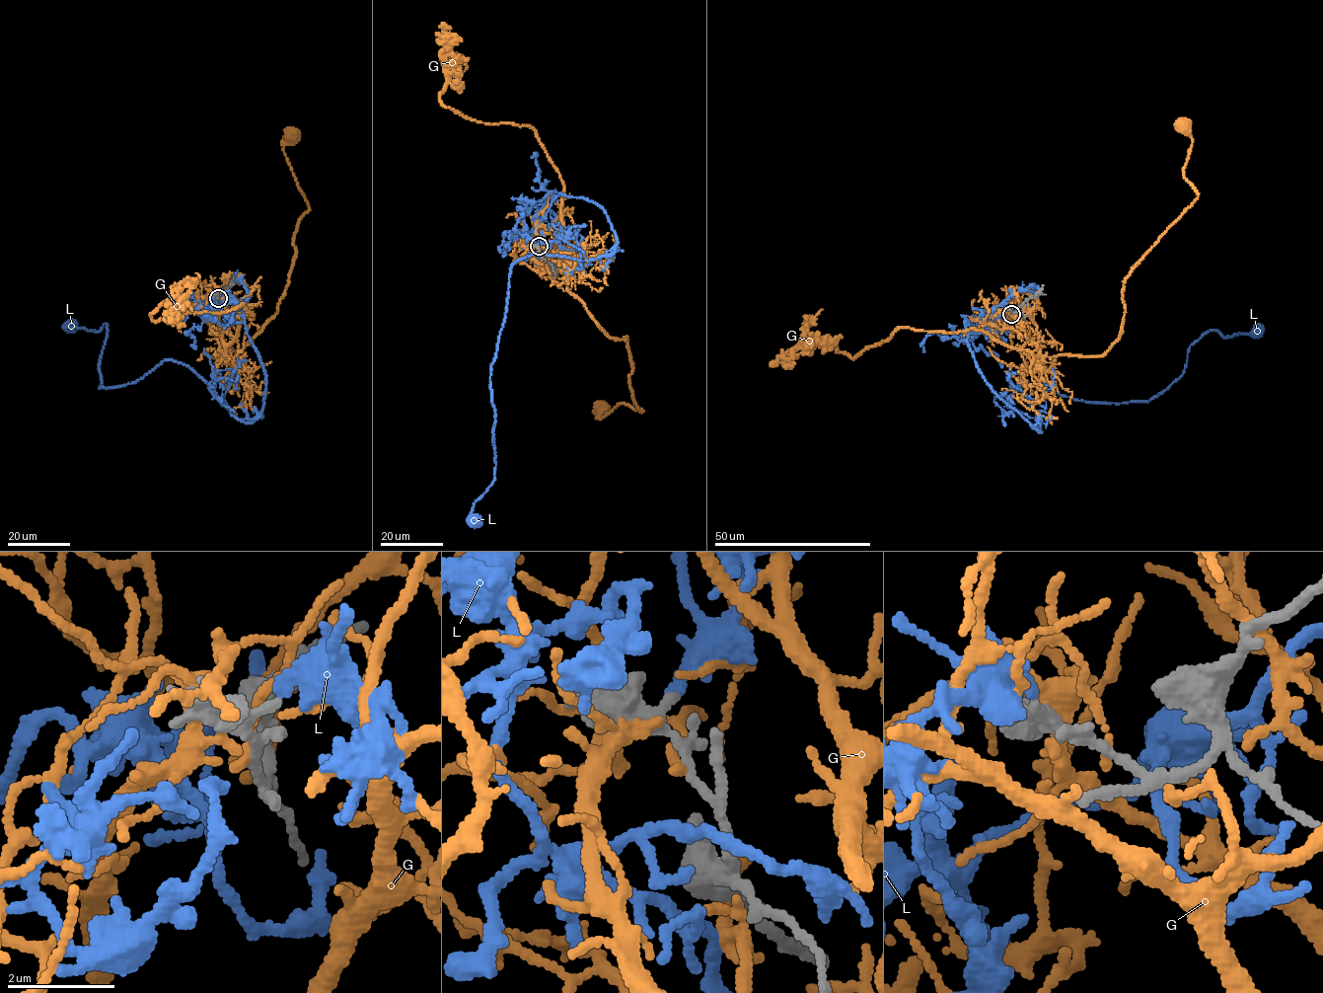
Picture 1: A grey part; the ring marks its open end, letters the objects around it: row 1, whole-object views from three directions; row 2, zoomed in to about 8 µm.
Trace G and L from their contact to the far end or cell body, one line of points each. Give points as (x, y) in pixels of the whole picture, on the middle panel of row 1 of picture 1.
G: (538, 249), (521, 262), (563, 268), (588, 313), (626, 339), (642, 411), (619, 404), (601, 419), (600, 408)
L: (537, 244), (537, 211), (561, 192), (601, 206), (617, 243), (512, 266), (490, 371), (495, 478), (476, 521)

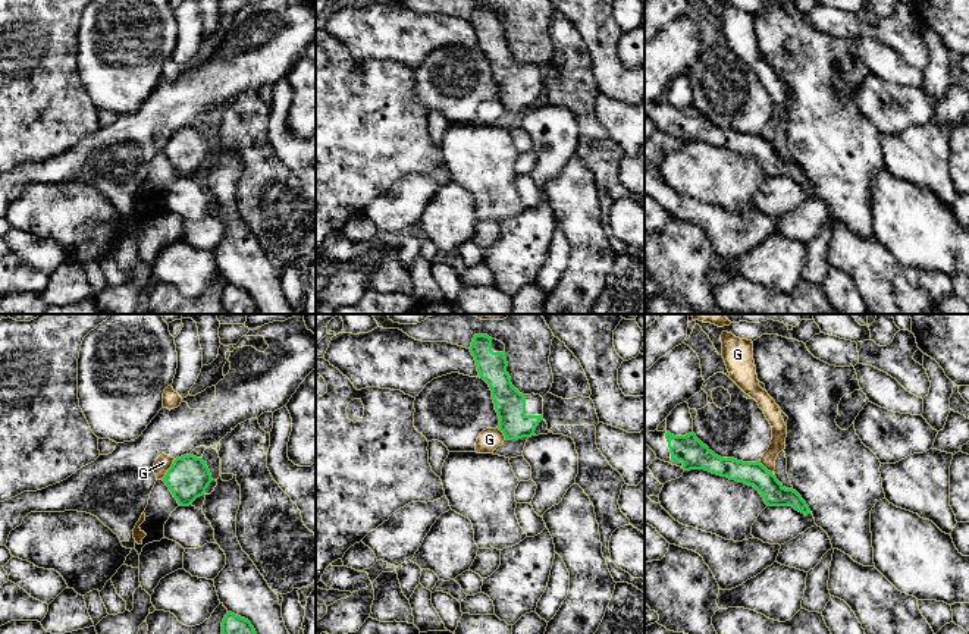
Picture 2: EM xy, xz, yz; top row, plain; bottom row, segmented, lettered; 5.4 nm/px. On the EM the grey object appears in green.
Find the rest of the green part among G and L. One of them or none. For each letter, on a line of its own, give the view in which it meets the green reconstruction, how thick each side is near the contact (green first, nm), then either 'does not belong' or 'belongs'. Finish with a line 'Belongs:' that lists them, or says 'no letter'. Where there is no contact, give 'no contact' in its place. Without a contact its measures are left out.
G: meets green in xy; 240 nm thick on the green side, 90 nm on the other; does not belong
L: no contact; does not belong
Belongs: no letter

